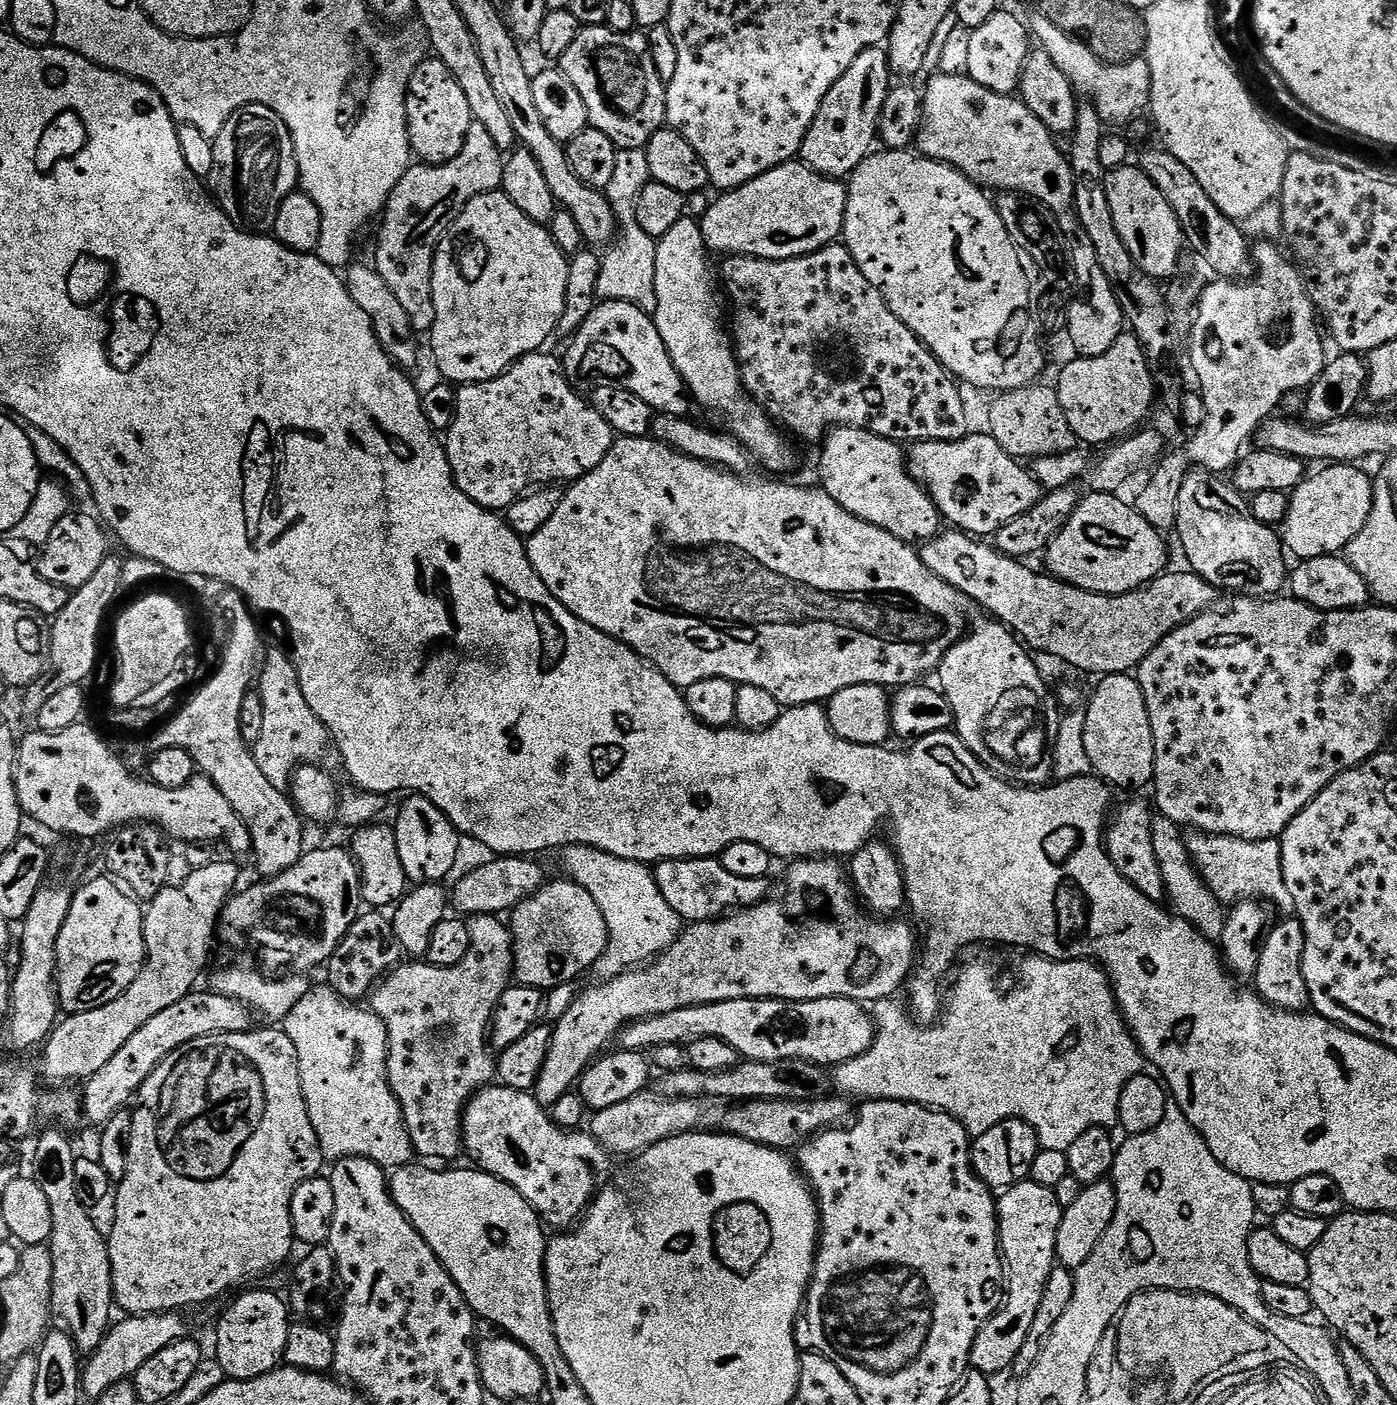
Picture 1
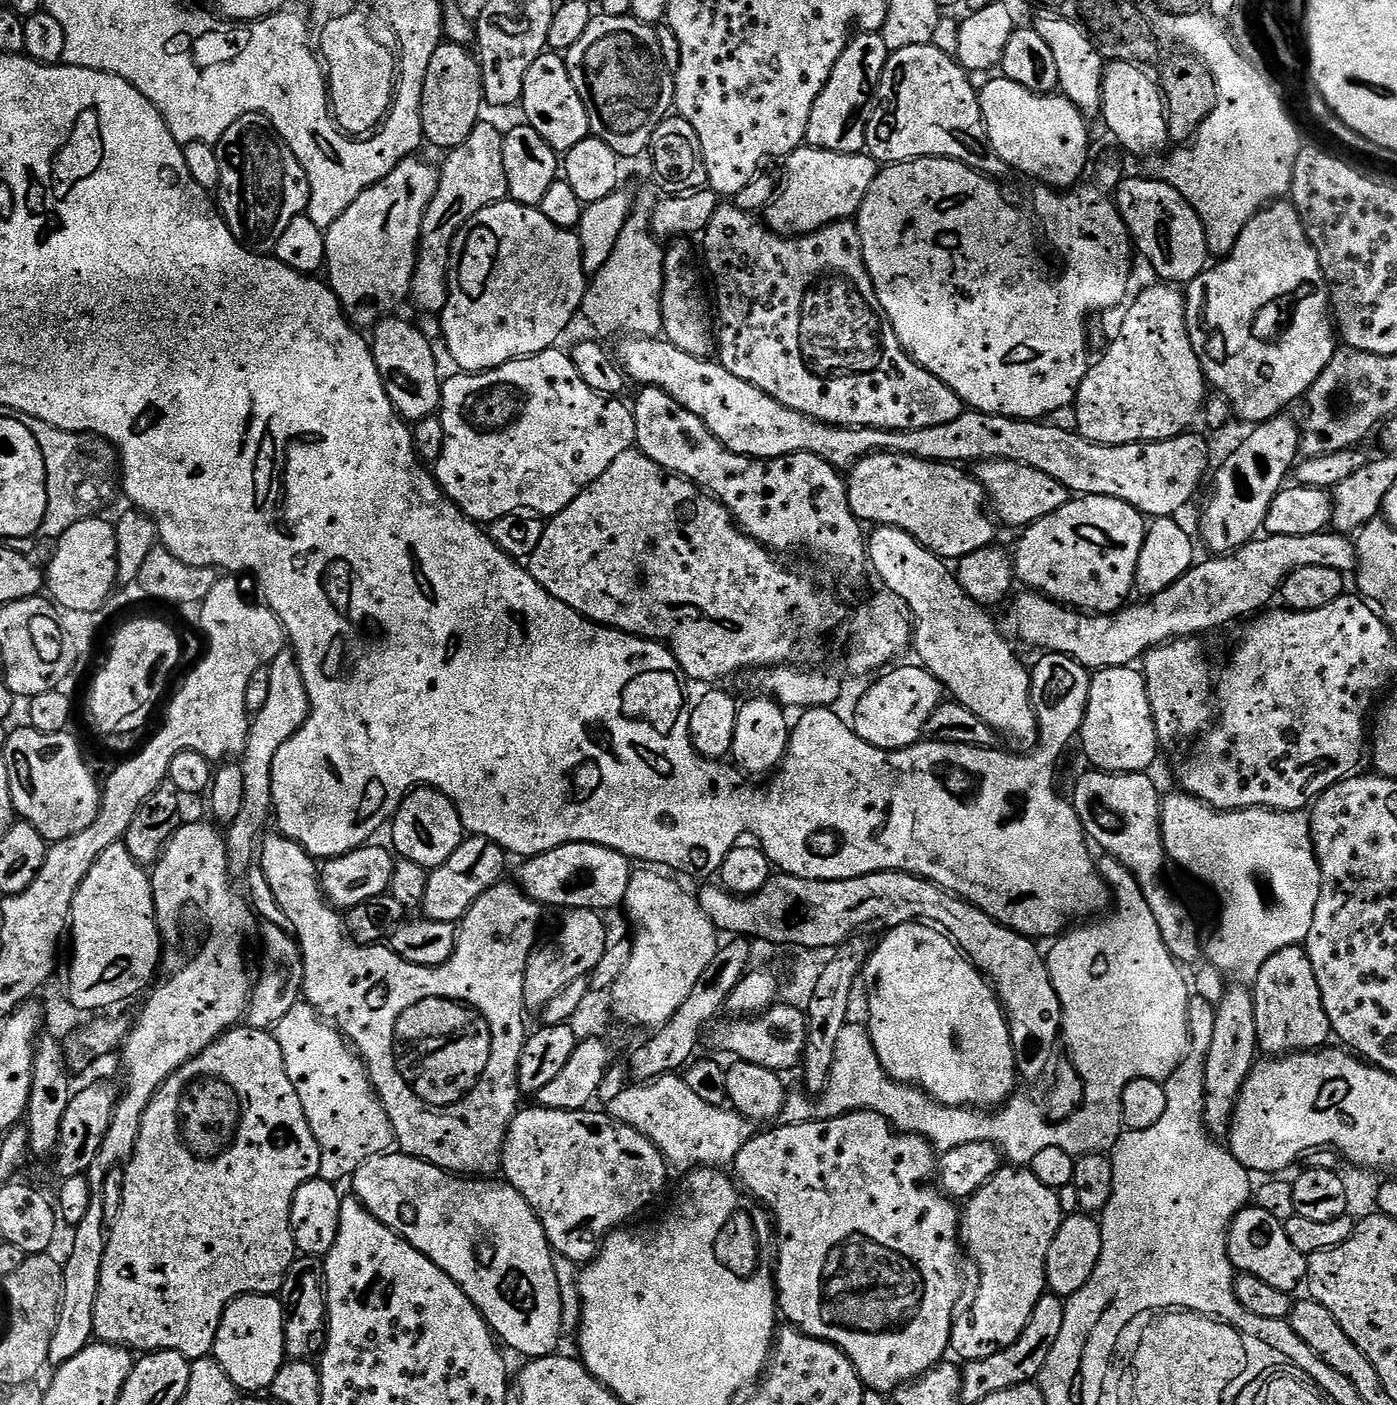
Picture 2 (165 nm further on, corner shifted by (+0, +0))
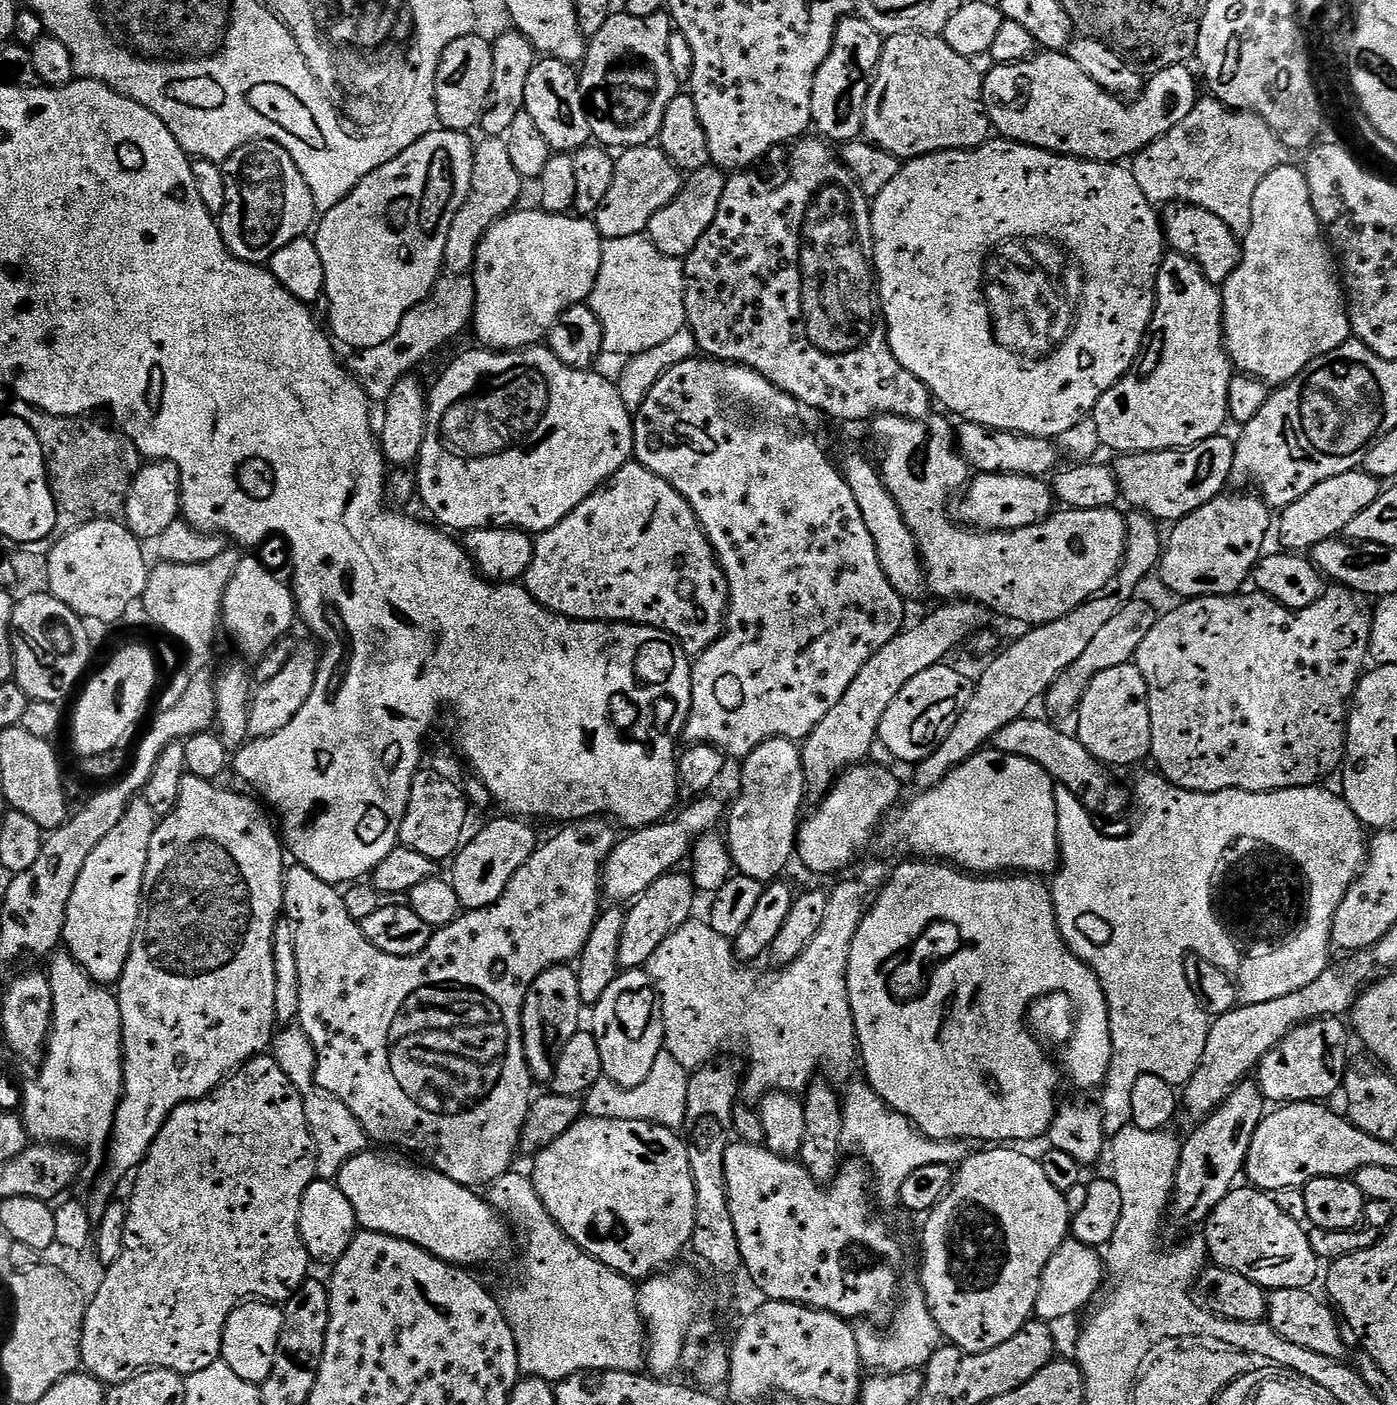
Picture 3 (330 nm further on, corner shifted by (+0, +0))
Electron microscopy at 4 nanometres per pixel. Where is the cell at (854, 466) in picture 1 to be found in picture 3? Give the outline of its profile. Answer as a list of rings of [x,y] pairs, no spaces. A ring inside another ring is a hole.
[[[986,472],[977,475],[963,489],[963,496],[964,501],[960,504],[960,512],[964,515],[963,523],[985,532],[1022,530],[1026,526],[1040,524],[1054,511],[1054,493],[1051,483],[1039,476]]]

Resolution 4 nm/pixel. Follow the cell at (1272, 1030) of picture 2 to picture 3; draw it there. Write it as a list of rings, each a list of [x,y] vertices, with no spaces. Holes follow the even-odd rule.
[[[1325,1016],[1323,1020],[1312,1020],[1309,1024],[1302,1024],[1294,1029],[1266,1058],[1262,1058],[1259,1068],[1254,1073],[1254,1079],[1259,1084],[1265,1101],[1276,1106],[1285,1104],[1306,1104],[1309,1102],[1327,1101],[1327,1096],[1332,1096],[1341,1091],[1346,1073],[1349,1071],[1348,1065],[1348,1032],[1344,1029],[1345,1021],[1335,1016]]]

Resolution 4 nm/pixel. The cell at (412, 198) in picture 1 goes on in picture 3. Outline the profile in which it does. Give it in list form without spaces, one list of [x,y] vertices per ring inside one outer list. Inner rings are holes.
[[[489,136],[475,145],[474,178],[470,186],[470,194],[458,210],[458,218],[454,218],[454,226],[450,226],[450,238],[446,238],[445,269],[452,276],[471,273],[476,267],[476,251],[482,238],[492,226],[503,216],[517,207],[520,200],[520,184],[522,177],[514,170],[514,162],[510,159],[507,139]]]

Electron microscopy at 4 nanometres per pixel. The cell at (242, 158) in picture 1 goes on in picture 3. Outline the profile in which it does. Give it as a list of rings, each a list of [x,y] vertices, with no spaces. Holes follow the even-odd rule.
[[[273,140],[244,144],[223,165],[226,178],[226,210],[218,218],[220,236],[228,249],[248,264],[267,265],[282,246],[307,237],[318,220],[314,194],[298,170],[294,158]]]

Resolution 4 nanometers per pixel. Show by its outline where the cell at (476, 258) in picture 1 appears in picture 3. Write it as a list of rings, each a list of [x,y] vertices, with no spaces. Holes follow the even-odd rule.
[[[513,210],[503,216],[484,235],[476,251],[474,332],[476,328],[476,336],[485,349],[497,352],[514,352],[518,348],[539,345],[566,310],[591,297],[602,266],[604,240],[596,228],[595,219],[543,210],[520,211]]]

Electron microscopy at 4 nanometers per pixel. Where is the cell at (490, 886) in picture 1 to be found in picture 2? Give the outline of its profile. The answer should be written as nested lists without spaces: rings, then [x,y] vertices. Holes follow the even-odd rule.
[[[586,842],[563,844],[554,850],[546,850],[537,856],[527,857],[521,864],[524,865],[516,872],[515,883],[520,885],[520,888],[534,903],[545,909],[575,910],[581,908],[587,912],[599,912],[601,914],[607,913],[607,908],[619,909],[623,905],[626,890],[630,886],[630,878],[634,871],[633,861],[629,860],[627,856],[623,856],[618,850],[610,850],[606,846],[587,844]]]

